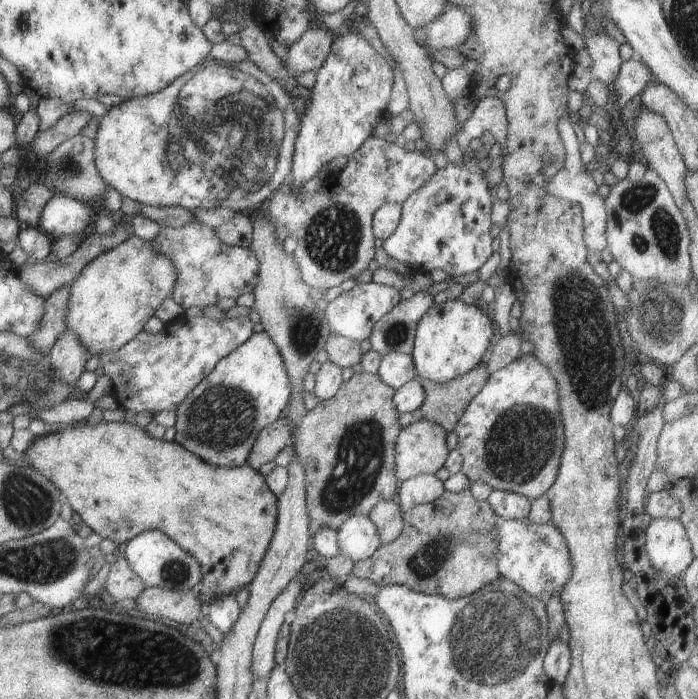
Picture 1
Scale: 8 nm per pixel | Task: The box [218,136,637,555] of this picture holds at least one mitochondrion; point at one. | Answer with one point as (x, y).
(578, 323)

